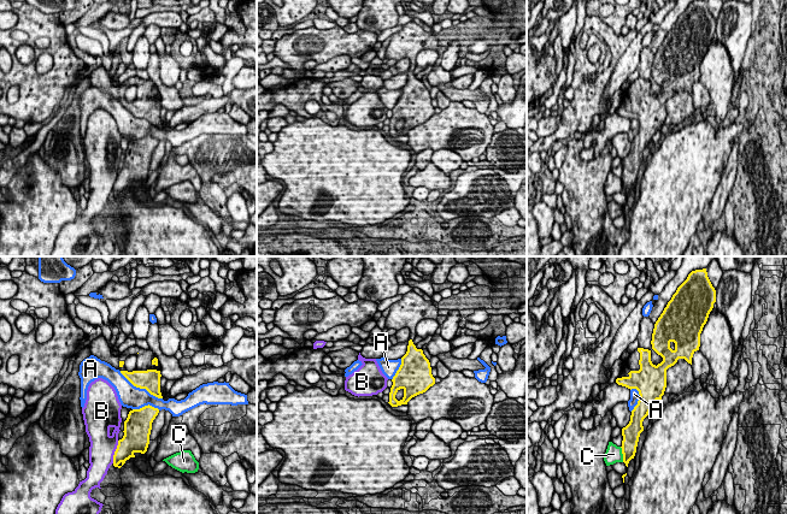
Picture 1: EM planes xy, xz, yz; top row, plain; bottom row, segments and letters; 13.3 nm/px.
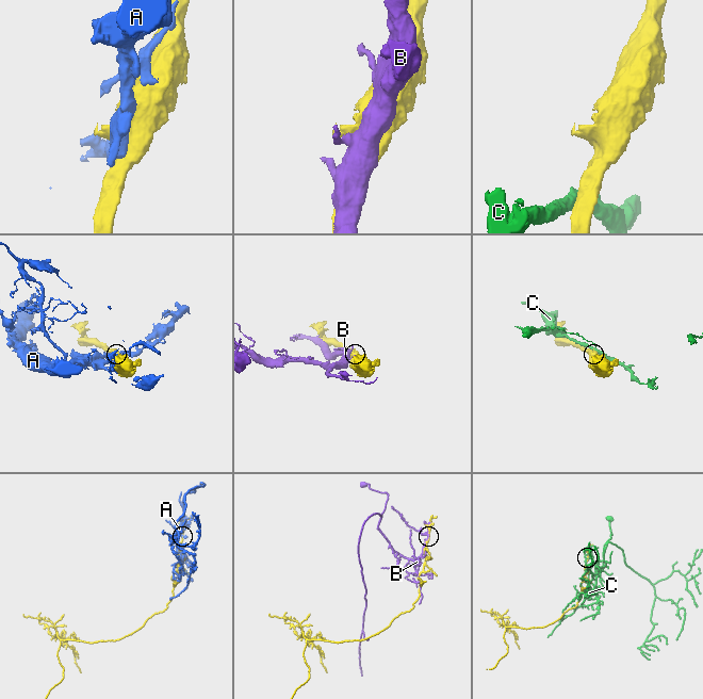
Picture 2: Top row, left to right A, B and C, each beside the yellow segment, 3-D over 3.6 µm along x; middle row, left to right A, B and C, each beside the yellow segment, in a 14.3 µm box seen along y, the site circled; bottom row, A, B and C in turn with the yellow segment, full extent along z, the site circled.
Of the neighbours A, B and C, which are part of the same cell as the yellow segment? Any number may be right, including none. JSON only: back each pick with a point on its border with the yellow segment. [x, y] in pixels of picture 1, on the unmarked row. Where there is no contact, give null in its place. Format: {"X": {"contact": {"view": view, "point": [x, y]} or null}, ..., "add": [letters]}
{"add": []}

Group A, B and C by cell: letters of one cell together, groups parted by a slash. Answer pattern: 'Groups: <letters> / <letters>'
Groups: A / B / C

